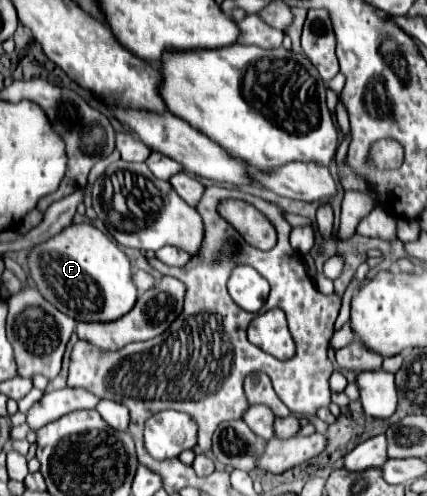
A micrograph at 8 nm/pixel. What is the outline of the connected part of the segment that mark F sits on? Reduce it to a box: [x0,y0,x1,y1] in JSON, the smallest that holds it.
[27,222,137,322]

